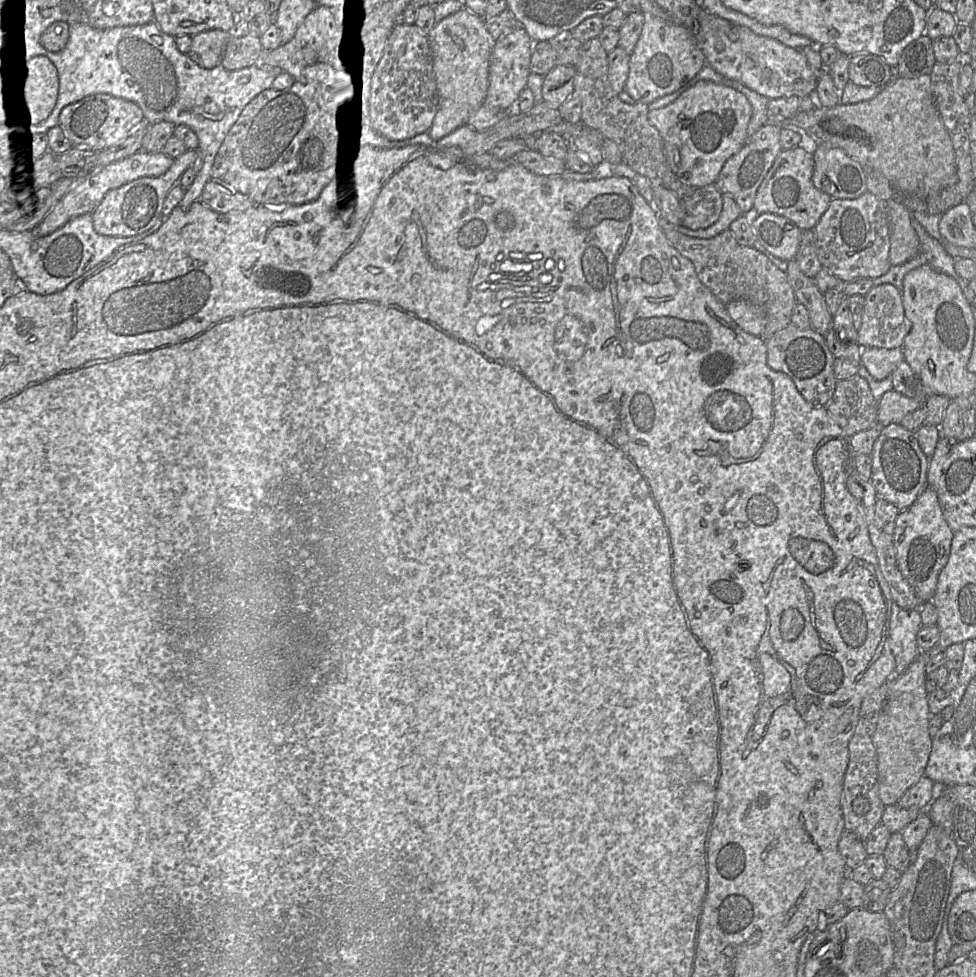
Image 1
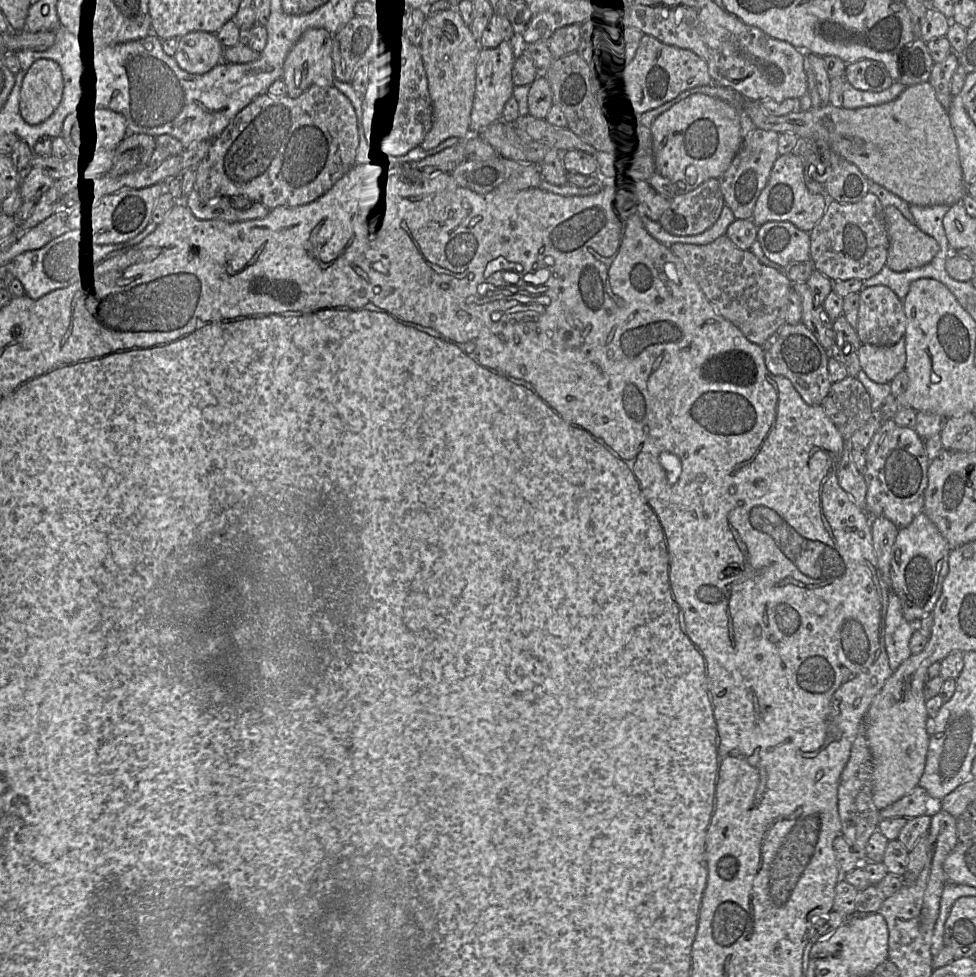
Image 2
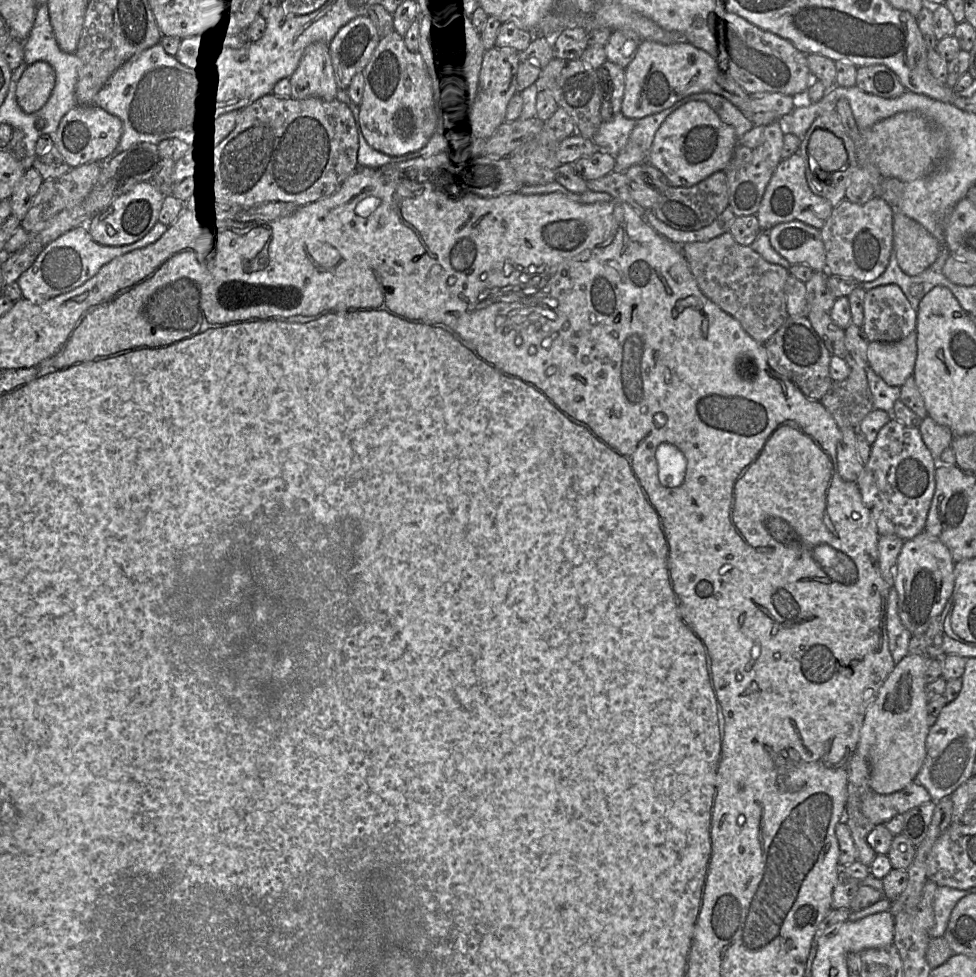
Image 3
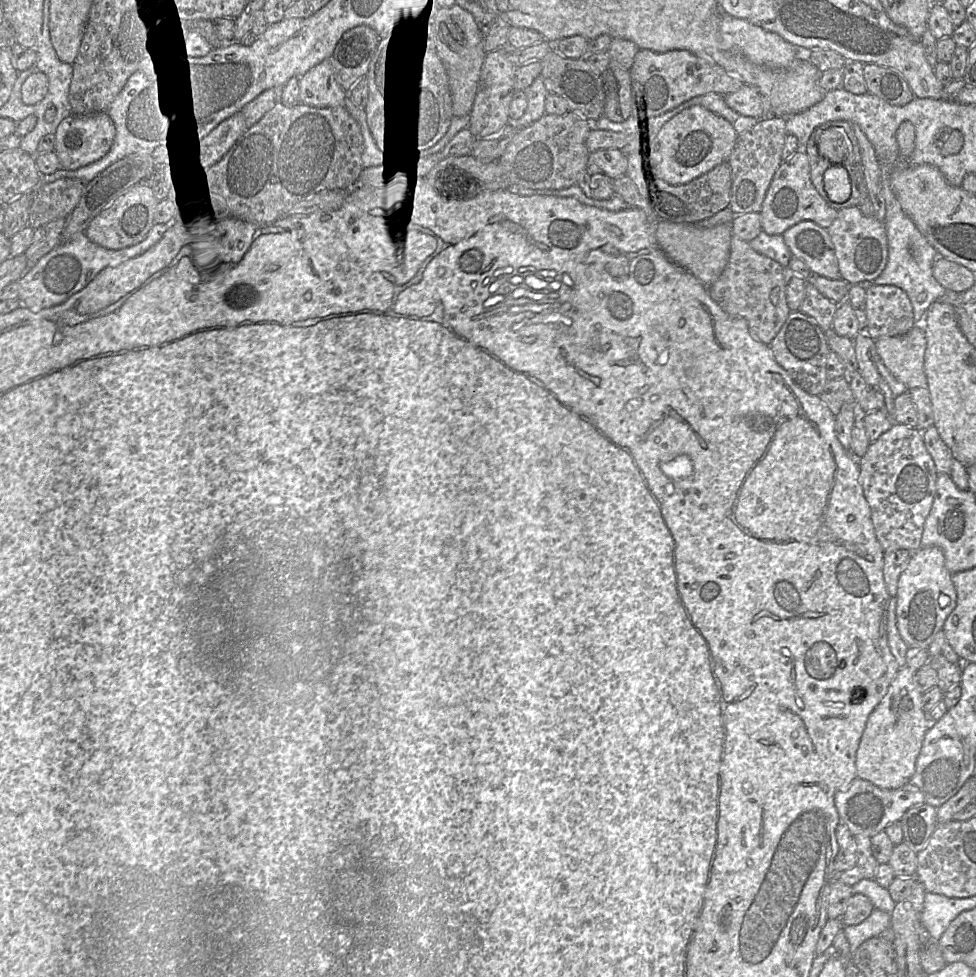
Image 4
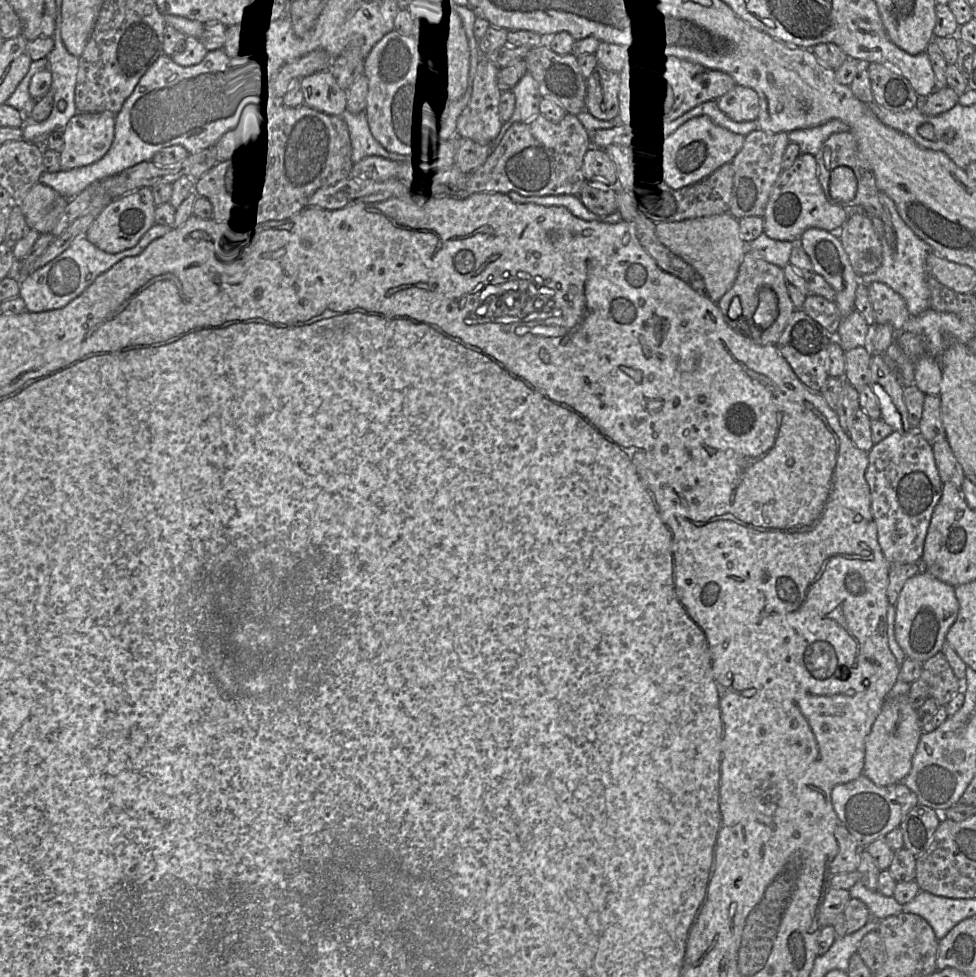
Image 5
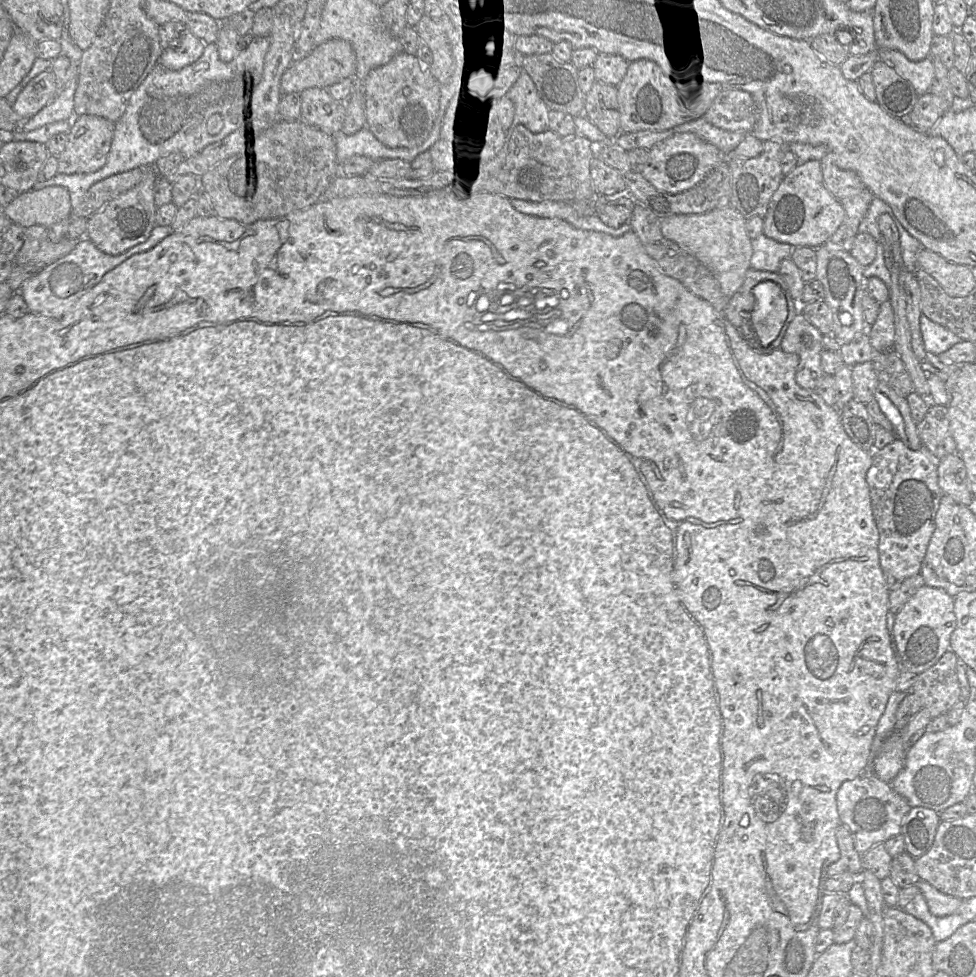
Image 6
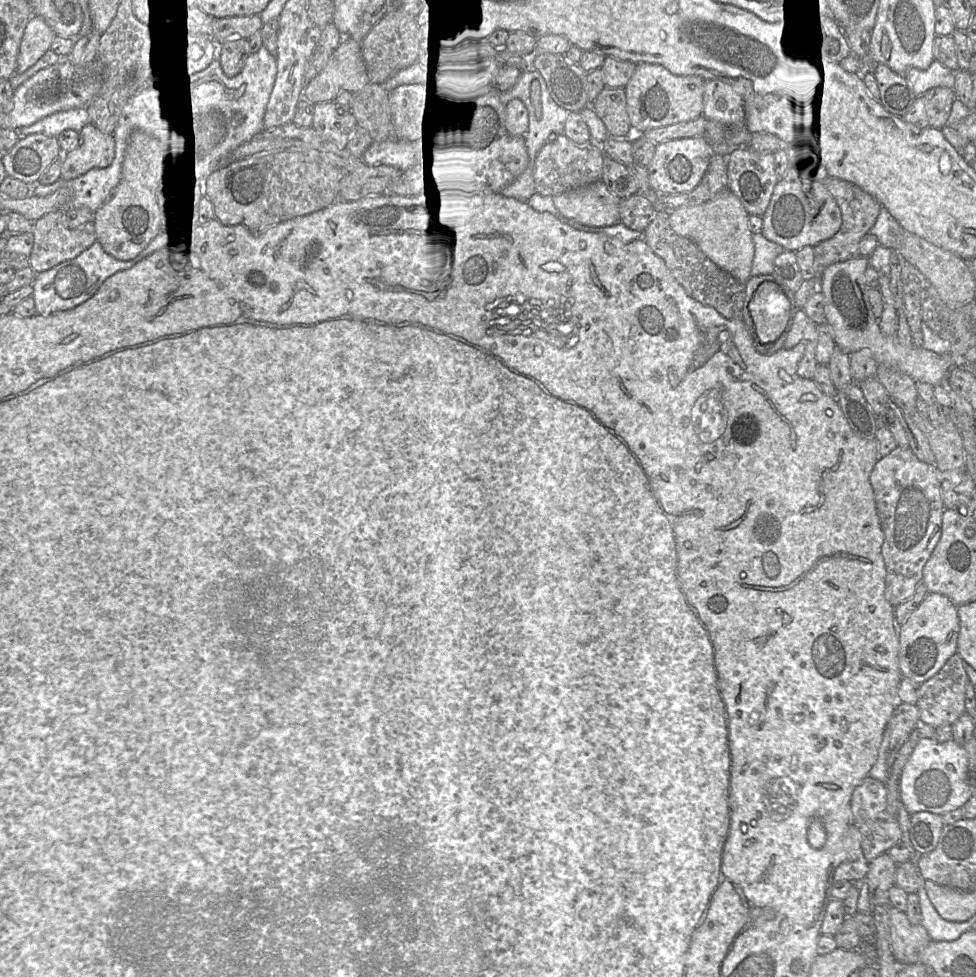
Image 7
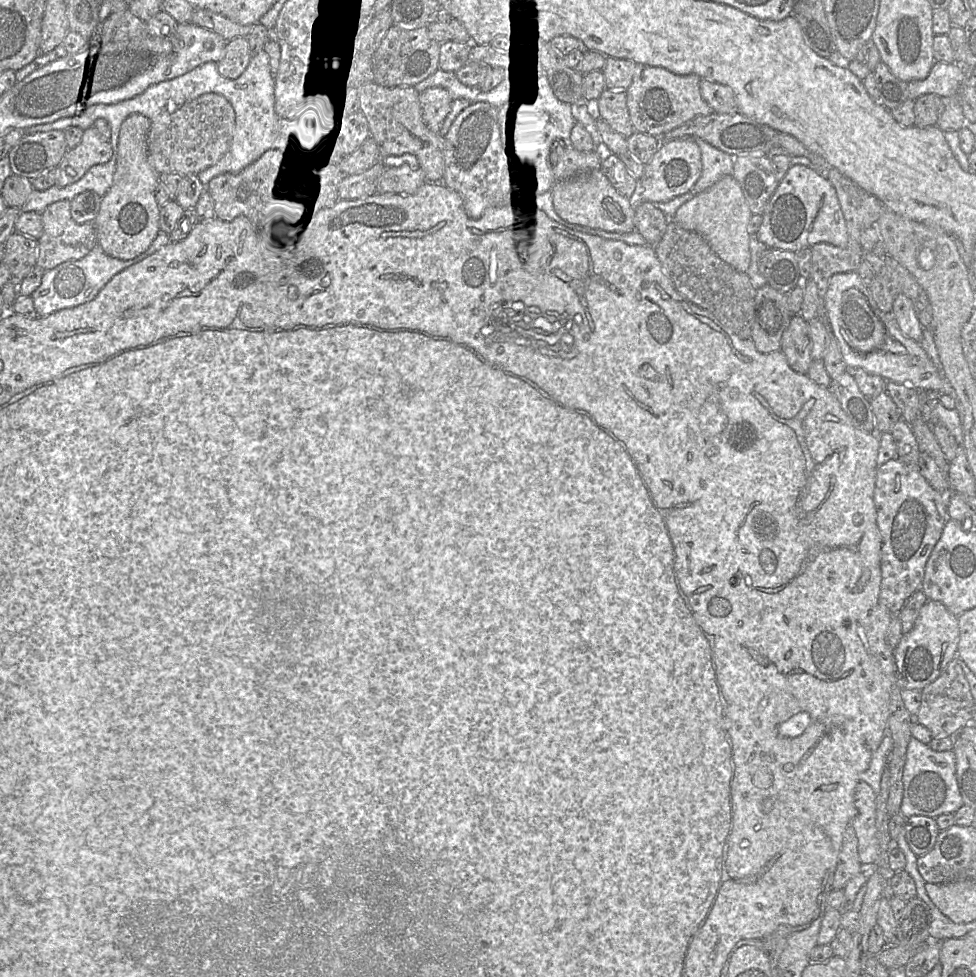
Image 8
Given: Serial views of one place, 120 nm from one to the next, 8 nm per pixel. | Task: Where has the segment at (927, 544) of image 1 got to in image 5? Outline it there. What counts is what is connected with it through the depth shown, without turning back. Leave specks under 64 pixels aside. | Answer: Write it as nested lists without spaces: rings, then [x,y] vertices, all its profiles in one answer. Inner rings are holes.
[[[922,569],[905,582],[895,607],[895,638],[906,657],[923,663],[941,652],[959,610],[954,587]]]

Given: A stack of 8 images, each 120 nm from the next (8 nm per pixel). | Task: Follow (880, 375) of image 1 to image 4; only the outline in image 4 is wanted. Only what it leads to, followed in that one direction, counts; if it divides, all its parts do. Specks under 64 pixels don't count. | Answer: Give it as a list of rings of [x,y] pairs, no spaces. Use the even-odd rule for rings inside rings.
[[[913,326],[901,336],[880,337],[875,346],[881,361],[908,390],[927,388],[924,369],[927,340],[923,327]]]

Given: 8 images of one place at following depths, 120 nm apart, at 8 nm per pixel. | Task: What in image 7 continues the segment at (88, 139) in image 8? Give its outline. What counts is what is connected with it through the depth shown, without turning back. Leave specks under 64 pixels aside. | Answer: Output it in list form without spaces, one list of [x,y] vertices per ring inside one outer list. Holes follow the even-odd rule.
[[[88,123],[79,132],[76,145],[63,153],[60,178],[72,180],[93,168],[105,168],[112,163],[114,156],[113,135],[104,134]]]

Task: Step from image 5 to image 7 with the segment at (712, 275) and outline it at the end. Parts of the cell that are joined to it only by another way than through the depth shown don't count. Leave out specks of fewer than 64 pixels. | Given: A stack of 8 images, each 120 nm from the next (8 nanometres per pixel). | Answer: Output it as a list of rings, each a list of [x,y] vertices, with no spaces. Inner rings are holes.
[[[726,189],[707,202],[672,210],[669,225],[676,234],[694,241],[716,265],[746,283],[751,277],[755,250],[749,216],[740,199]]]

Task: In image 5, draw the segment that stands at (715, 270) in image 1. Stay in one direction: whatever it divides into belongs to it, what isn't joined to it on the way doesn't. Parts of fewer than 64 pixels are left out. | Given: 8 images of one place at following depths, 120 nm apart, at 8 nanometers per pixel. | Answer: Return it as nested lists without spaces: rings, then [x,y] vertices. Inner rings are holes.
[[[750,250],[745,253],[733,286],[722,296],[722,298],[717,302],[717,305],[723,314],[725,322],[733,330],[742,334],[743,329],[738,326],[738,322],[744,317],[750,324],[750,334],[755,342],[761,345],[774,346],[777,345],[792,314],[795,310],[798,310],[794,306],[788,293],[784,270],[777,265],[765,261],[764,259],[755,257]],[[763,287],[771,288],[778,296],[779,314],[775,322],[767,329],[757,327],[753,321],[753,316],[759,304],[759,291]]]

